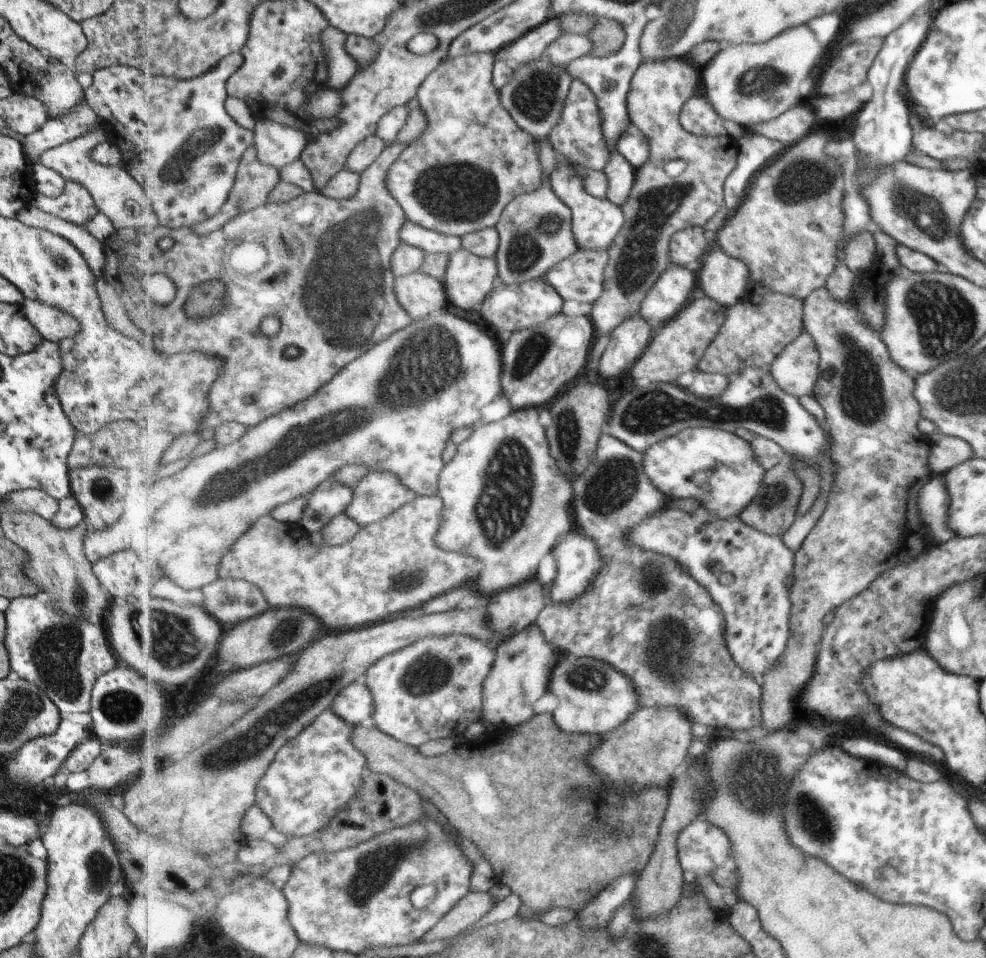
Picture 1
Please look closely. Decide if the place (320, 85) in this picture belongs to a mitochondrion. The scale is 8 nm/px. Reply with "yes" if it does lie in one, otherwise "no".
no

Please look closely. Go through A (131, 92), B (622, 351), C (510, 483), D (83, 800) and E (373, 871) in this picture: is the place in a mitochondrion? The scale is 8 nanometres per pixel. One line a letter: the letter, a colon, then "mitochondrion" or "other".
A: other
B: other
C: mitochondrion
D: other
E: mitochondrion

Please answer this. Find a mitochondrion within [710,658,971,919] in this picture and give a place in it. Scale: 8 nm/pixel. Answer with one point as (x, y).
(764, 810)

